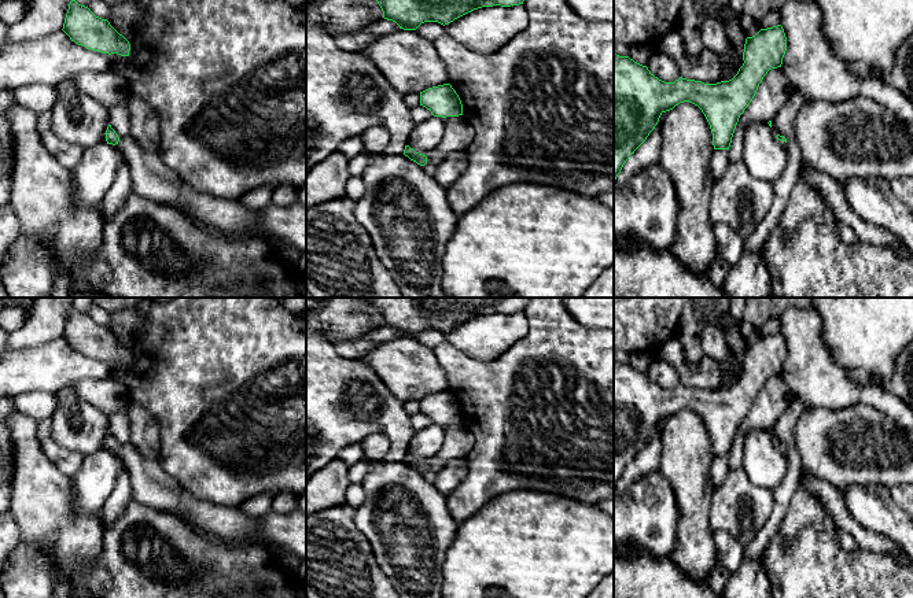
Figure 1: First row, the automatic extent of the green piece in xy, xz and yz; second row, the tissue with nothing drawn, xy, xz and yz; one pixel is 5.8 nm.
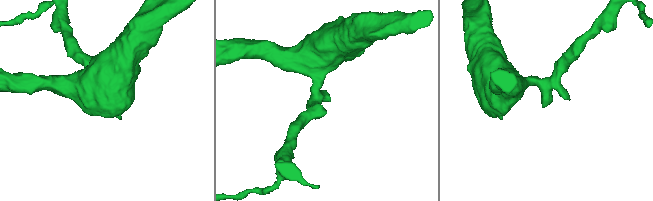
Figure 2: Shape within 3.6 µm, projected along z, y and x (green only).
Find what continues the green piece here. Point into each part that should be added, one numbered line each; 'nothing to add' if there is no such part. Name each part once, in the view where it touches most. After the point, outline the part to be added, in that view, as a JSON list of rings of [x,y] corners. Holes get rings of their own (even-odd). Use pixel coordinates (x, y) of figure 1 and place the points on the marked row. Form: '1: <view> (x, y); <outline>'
1: xz (435, 157); [[[432,151],[431,154],[427,155],[427,163],[432,165],[434,167],[441,163],[448,154],[441,152],[441,151]]]

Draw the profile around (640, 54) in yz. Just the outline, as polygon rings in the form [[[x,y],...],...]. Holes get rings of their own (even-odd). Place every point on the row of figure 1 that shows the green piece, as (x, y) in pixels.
[[[632,45],[629,58],[643,66],[647,66],[654,49],[654,45]]]

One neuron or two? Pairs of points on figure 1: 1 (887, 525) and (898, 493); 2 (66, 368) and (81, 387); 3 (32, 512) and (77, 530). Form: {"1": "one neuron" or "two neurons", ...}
{"1": "two neurons", "2": "two neurons", "3": "one neuron"}

